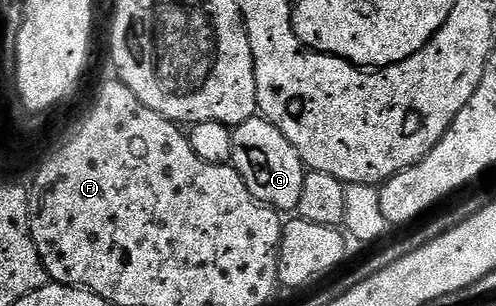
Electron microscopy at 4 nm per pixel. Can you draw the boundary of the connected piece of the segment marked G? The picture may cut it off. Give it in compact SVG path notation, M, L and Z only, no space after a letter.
M257 115L246 123L235 126L232 129L232 138L234 139L232 165L238 171L238 175L242 175L250 195L254 195L254 199L281 214L287 215L288 212L291 214L295 211L298 199L302 199L306 166L298 151L294 151L294 147L286 139L286 135L282 135L278 127L274 127Z

